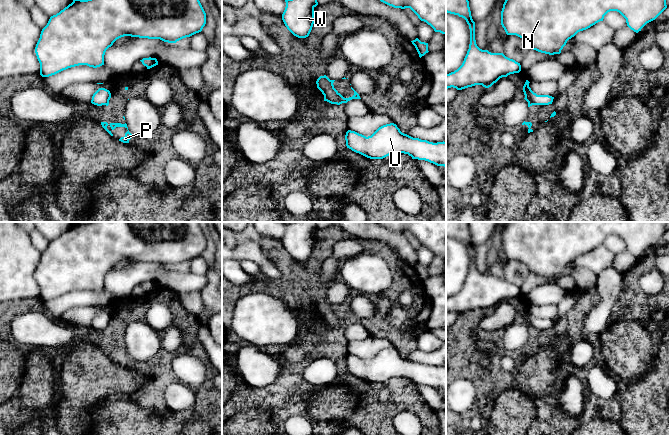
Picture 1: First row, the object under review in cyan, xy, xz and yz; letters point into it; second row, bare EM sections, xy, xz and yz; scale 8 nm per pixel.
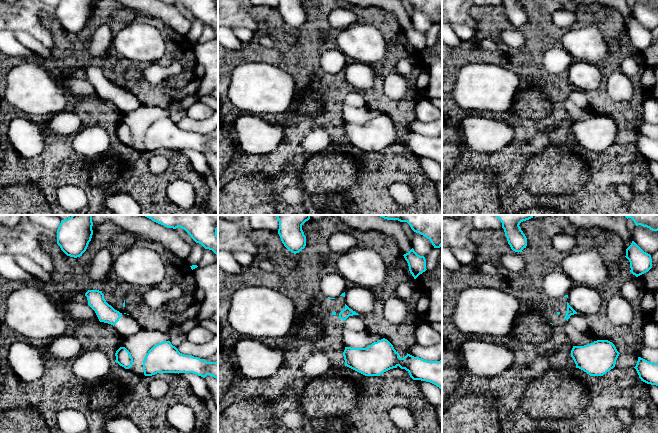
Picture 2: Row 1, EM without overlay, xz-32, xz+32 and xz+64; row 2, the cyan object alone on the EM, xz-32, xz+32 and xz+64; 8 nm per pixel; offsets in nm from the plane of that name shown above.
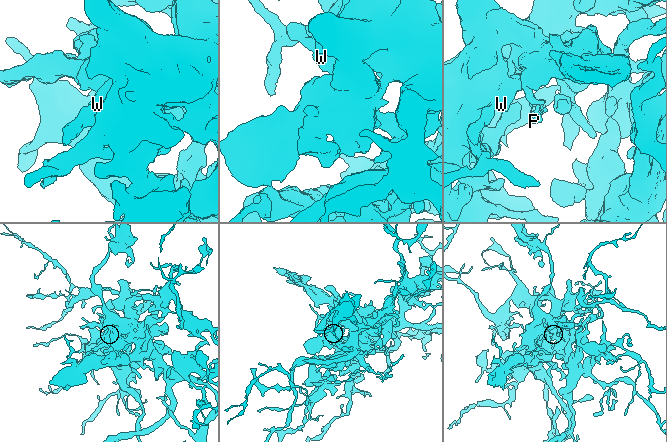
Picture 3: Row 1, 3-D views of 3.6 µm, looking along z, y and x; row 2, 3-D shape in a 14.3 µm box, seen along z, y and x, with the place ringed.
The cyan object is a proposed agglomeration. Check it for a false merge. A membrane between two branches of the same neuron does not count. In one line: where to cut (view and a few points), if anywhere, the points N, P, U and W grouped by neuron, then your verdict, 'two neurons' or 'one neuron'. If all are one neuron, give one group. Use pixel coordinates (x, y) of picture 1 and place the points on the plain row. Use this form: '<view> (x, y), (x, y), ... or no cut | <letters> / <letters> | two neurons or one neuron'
xz (344, 322), (345, 326) | N U W / P | two neurons

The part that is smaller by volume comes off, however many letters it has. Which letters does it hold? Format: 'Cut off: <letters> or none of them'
Cut off: P

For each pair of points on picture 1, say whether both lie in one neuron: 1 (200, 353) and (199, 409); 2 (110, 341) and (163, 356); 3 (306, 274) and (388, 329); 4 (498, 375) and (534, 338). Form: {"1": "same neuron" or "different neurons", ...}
{"1": "same neuron", "2": "same neuron", "3": "same neuron", "4": "same neuron"}

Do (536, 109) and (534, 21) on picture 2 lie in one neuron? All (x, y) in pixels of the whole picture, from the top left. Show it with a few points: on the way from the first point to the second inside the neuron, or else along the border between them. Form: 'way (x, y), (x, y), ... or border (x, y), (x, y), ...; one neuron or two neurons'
way (536, 87), (536, 43); one neuron

